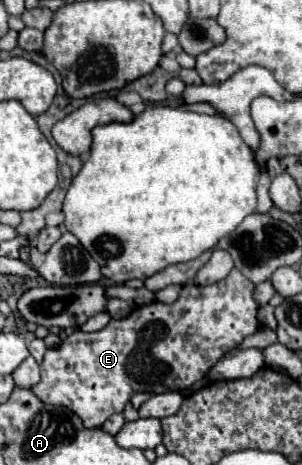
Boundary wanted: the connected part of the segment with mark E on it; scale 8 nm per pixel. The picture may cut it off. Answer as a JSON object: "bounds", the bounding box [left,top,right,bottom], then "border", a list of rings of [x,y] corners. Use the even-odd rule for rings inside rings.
{"bounds":[32,270,258,428],"border":[[[232,270],[226,280],[220,280],[210,286],[182,286],[182,292],[176,302],[162,304],[150,302],[140,306],[122,320],[110,320],[110,324],[98,332],[72,332],[58,348],[46,350],[46,356],[40,364],[42,380],[32,386],[32,392],[44,402],[52,406],[64,406],[80,416],[86,428],[100,428],[112,414],[122,412],[130,402],[134,392],[162,394],[162,392],[180,392],[194,382],[202,380],[208,370],[236,344],[240,344],[246,336],[252,336],[258,330],[258,304],[252,296],[254,284],[248,282],[240,274],[240,270]]]}

